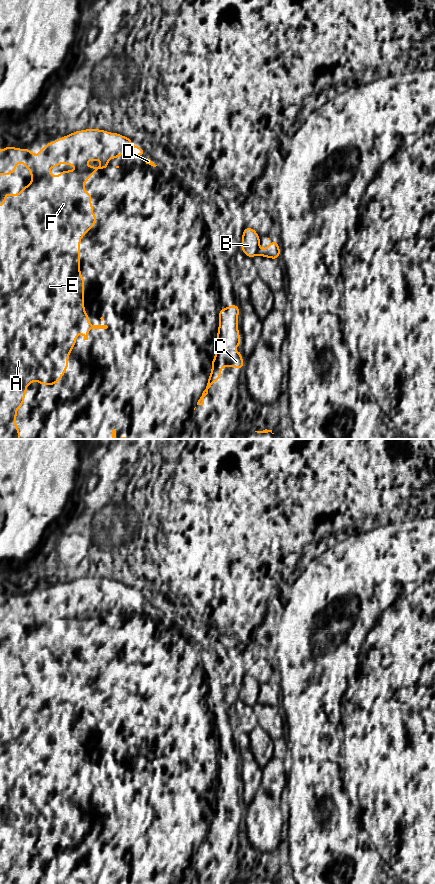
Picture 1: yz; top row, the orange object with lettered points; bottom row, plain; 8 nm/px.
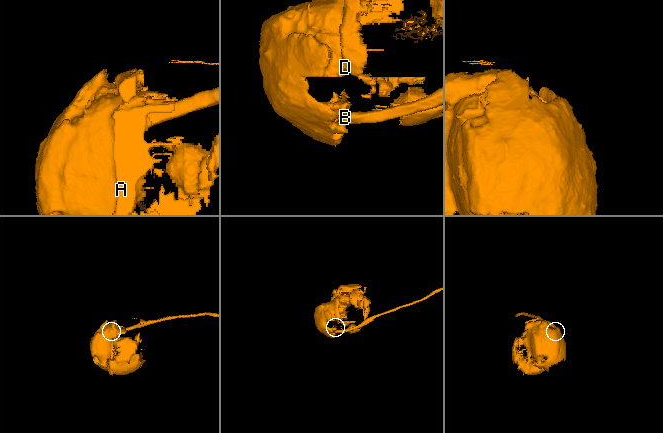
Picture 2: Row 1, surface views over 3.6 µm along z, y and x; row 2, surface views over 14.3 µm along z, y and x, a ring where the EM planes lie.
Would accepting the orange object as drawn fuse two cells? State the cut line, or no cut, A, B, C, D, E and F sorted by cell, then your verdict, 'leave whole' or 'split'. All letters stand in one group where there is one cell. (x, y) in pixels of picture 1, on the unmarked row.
yz (259, 696), (257, 701) | A C D E F / B | split

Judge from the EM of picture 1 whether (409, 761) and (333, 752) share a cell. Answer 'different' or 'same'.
different

